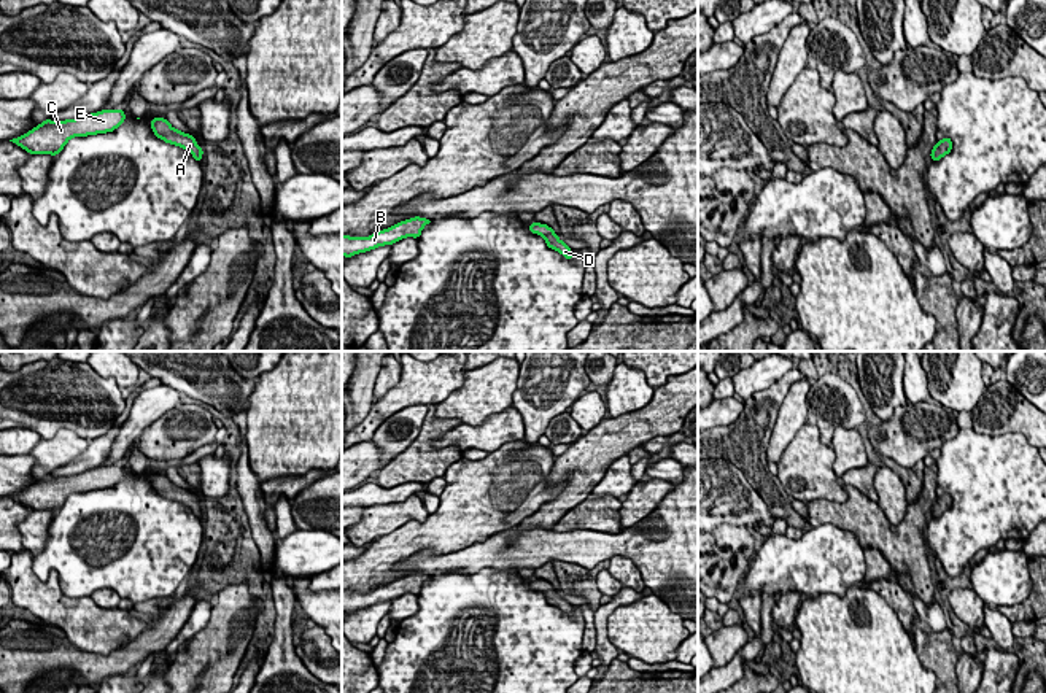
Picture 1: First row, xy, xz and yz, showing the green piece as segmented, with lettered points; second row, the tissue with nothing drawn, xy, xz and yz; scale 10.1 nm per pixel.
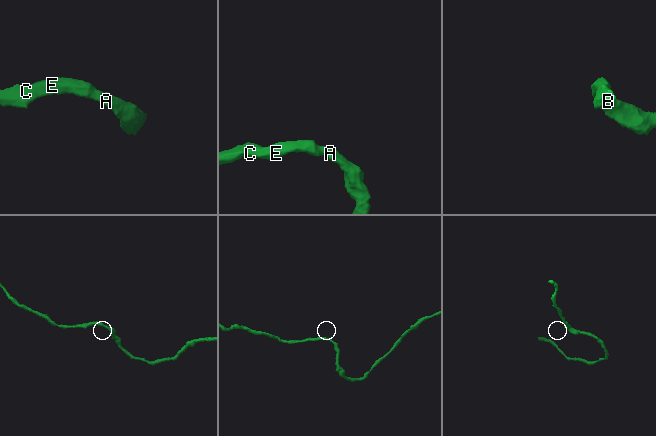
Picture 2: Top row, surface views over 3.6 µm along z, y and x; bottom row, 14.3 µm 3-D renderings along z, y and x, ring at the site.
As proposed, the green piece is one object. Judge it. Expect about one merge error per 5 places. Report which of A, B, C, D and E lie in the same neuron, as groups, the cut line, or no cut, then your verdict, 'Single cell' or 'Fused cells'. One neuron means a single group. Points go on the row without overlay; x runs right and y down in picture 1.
Groups: A B C D E. No split. Single cell

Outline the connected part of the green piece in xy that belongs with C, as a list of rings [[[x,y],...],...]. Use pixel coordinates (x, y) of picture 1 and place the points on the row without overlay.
[[[122,464],[102,466],[76,475],[56,478],[46,475],[32,486],[29,486],[25,491],[13,494],[10,497],[19,501],[30,510],[57,512],[70,494],[113,488],[124,477],[126,470]]]

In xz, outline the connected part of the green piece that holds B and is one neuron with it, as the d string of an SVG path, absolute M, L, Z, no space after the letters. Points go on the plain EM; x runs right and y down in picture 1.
M415 572L364 594L342 591L342 612L351 614L358 609L375 606L377 602L393 601L405 593L418 594L423 583L429 579L428 574Z

